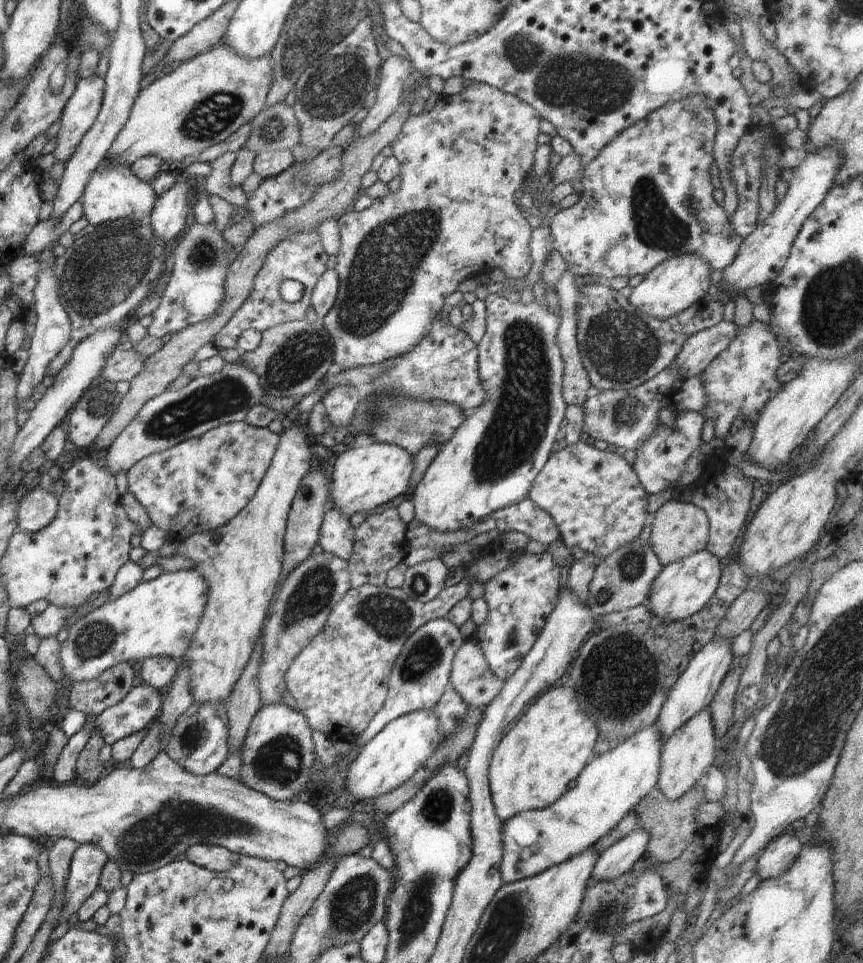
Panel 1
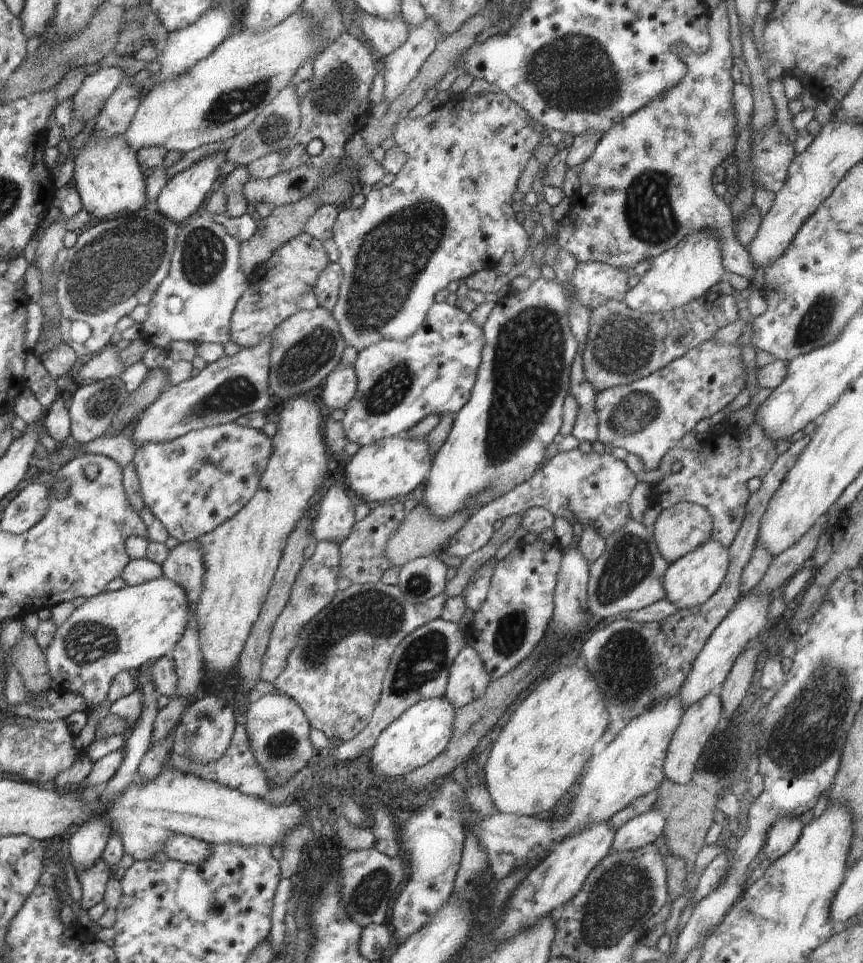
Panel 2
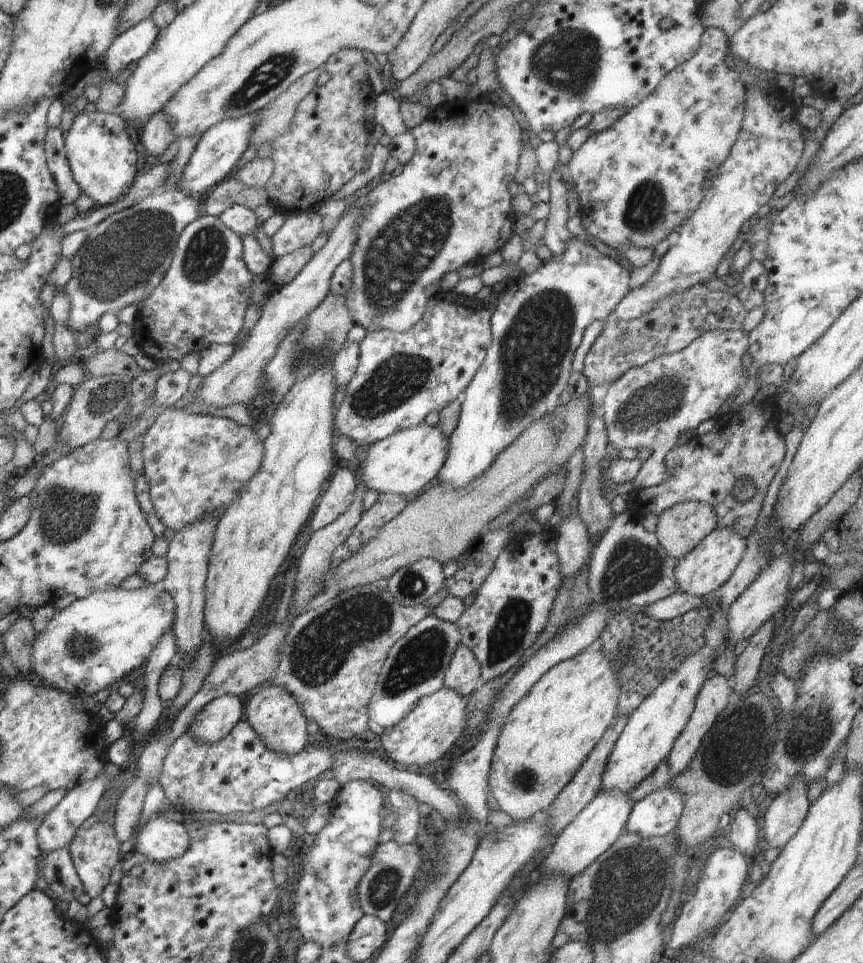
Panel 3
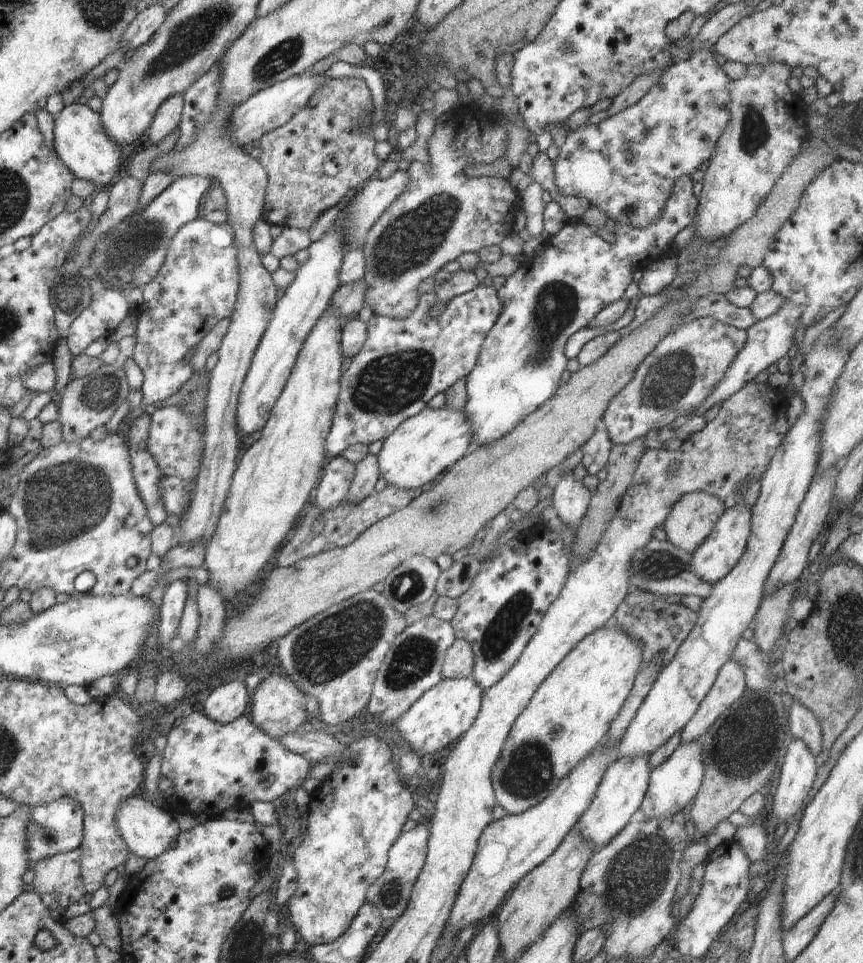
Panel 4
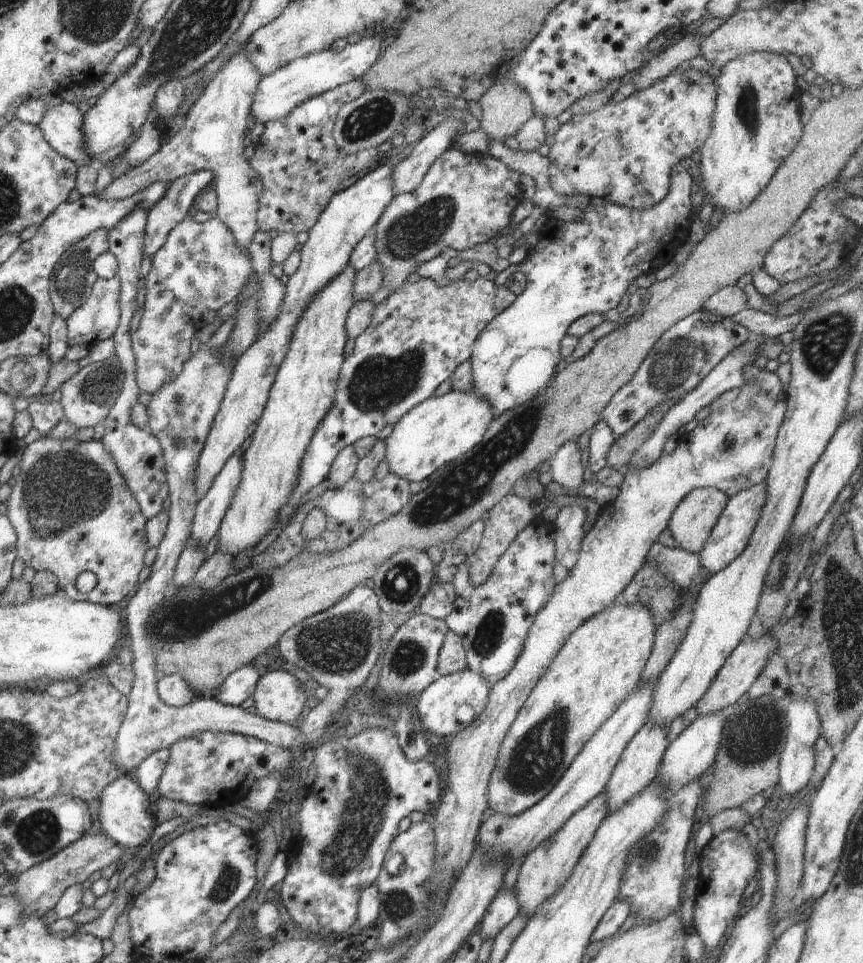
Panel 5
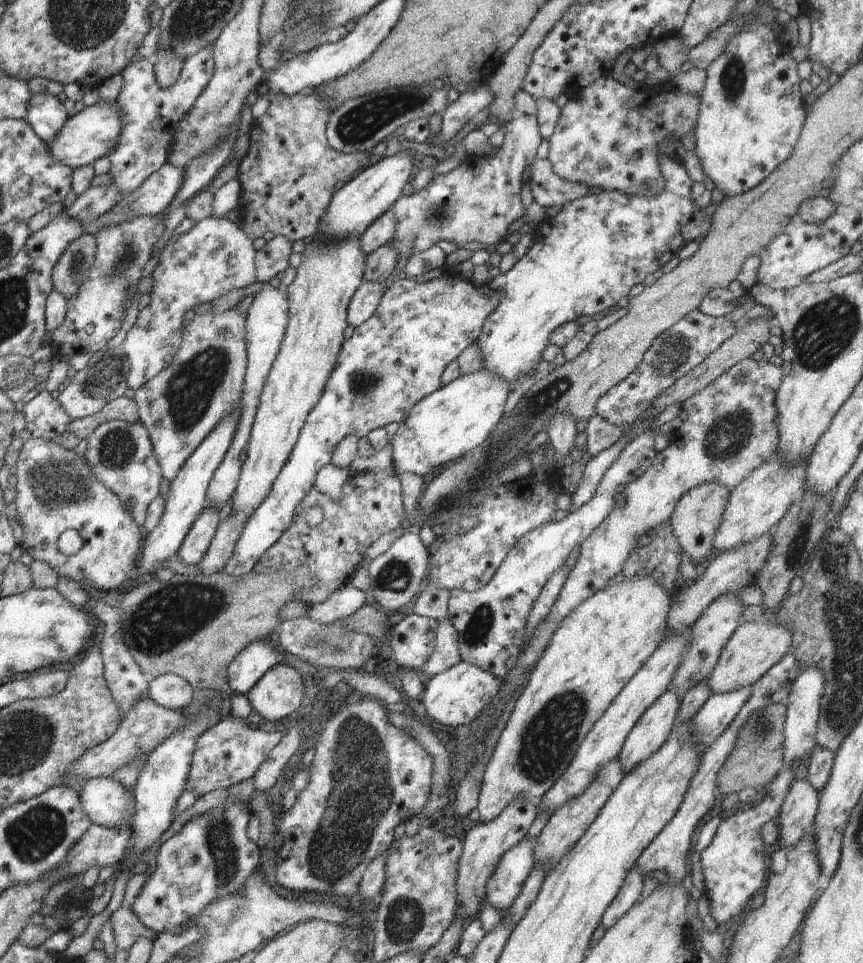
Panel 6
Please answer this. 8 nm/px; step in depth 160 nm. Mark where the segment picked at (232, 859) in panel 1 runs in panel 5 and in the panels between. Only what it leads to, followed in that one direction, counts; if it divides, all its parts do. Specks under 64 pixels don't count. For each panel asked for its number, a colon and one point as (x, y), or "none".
2: (185, 848)
3: (160, 839)
4: (149, 831)
5: (126, 813)

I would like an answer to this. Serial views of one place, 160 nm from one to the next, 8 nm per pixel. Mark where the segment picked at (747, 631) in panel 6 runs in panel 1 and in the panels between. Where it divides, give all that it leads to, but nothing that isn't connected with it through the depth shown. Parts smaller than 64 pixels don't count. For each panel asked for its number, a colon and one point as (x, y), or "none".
1: (685, 757)
2: (698, 723)
3: (717, 692)
4: (730, 683)
5: (742, 667)

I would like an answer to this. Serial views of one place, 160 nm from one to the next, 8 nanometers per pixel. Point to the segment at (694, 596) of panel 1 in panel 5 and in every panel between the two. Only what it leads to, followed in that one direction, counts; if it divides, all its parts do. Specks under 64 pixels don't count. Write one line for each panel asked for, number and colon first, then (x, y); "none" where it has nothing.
2: (689, 582)
3: (706, 568)
4: (724, 546)
5: (728, 539)

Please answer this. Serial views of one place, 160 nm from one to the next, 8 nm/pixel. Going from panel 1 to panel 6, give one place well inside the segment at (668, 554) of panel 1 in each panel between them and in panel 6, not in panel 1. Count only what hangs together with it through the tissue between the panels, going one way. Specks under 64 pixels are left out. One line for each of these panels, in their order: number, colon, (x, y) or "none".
2: (680, 528)
3: (680, 528)
4: (692, 518)
5: (691, 524)
6: (695, 519)

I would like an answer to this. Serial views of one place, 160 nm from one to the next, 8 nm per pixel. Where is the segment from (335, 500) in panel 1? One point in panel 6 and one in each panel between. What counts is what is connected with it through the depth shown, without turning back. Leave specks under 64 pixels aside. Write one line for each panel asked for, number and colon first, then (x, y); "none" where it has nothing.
2: (390, 467)
3: (403, 463)
4: (424, 446)
5: (441, 429)
6: (445, 425)

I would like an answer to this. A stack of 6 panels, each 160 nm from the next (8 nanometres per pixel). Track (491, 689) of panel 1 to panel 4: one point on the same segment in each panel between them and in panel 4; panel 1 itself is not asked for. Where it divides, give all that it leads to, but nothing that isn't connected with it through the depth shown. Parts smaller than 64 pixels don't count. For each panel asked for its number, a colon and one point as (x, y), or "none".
2: (468, 680)
3: (463, 675)
4: (459, 661)

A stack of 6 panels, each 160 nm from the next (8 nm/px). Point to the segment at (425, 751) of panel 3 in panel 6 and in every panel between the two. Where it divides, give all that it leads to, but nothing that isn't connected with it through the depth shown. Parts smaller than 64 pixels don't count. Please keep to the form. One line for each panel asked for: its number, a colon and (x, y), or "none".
4: (446, 711)
5: (436, 707)
6: (457, 697)

